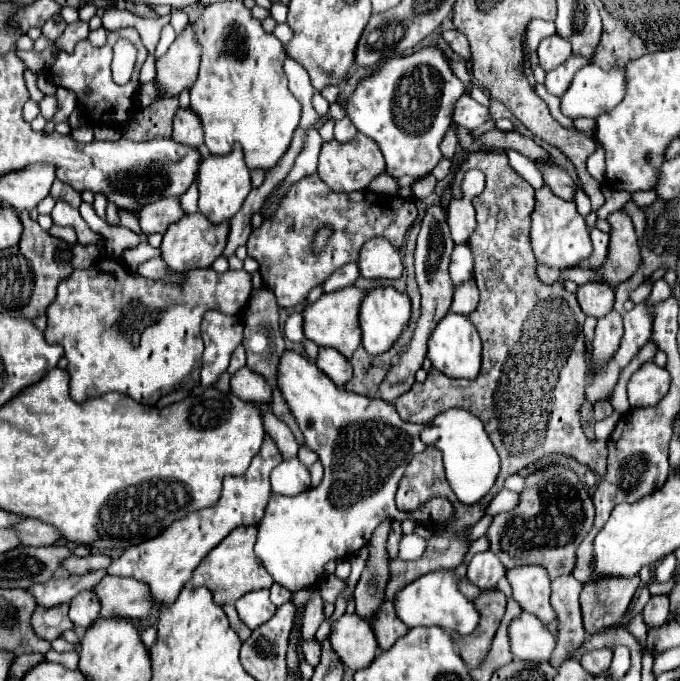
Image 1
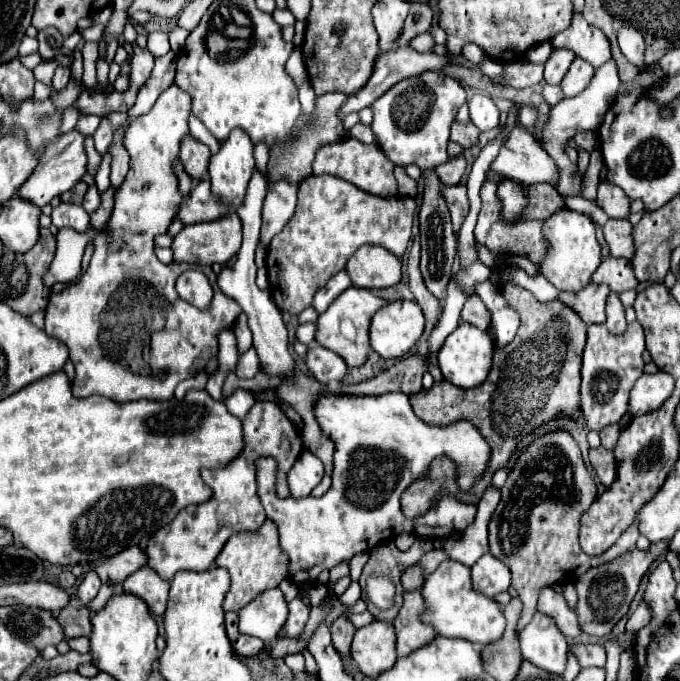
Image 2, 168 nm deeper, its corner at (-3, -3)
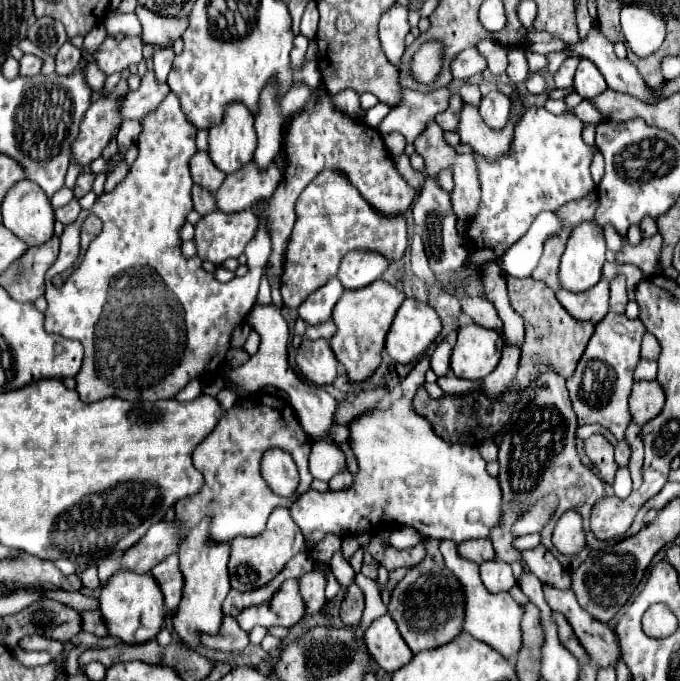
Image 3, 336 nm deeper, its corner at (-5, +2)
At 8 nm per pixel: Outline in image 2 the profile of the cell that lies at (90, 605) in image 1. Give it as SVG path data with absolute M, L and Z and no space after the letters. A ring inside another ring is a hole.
M88 571L86 577L82 579L82 583L78 585L78 591L76 591L76 593L78 593L78 597L80 597L82 601L90 601L90 599L96 597L100 585L102 585L102 583L100 583L96 571Z

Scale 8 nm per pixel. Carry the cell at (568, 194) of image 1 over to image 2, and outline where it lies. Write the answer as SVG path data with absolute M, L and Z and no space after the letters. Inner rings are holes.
M516 123L500 147L490 171L506 179L522 179L524 183L550 183L554 179L554 161L538 147L536 139Z

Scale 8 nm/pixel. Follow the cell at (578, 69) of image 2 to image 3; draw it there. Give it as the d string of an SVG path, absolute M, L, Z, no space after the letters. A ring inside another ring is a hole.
M580 60L578 64L578 70L576 70L576 76L574 76L574 90L586 98L586 100L592 100L596 96L600 96L604 90L606 90L606 82L600 74L600 70L588 62L588 60Z

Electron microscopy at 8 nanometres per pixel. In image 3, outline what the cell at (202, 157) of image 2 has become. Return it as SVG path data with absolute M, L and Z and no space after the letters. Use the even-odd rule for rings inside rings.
M196 152L190 160L190 174L194 184L206 188L208 192L216 192L222 184L222 180L226 178L224 172L218 172L218 168L212 164L208 152Z

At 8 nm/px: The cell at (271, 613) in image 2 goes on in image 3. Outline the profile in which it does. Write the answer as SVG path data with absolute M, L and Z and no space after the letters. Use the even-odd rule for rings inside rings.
M286 580L270 600L244 608L236 620L244 632L250 632L254 626L290 628L300 622L302 614L304 602L298 592L298 580Z

